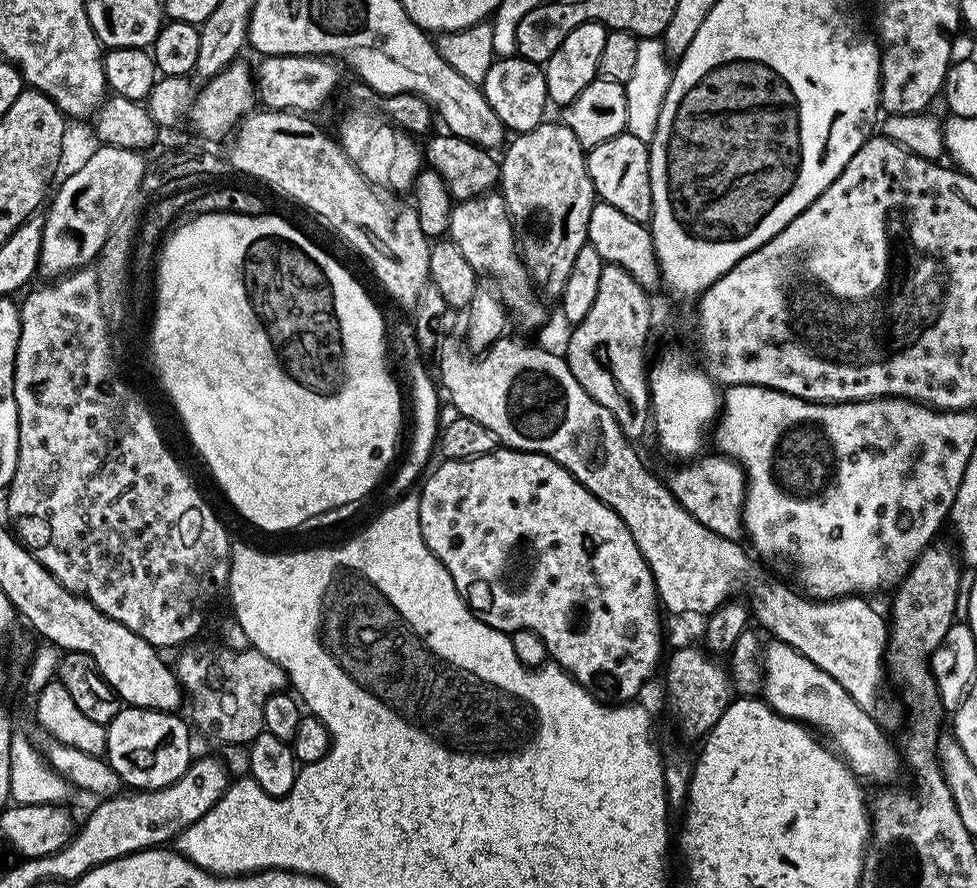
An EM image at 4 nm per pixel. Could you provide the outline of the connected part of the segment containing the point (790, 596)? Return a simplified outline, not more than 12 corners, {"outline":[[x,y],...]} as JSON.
{"outline":[[758,585],[755,622],[830,674],[881,728],[889,625],[863,595]]}

